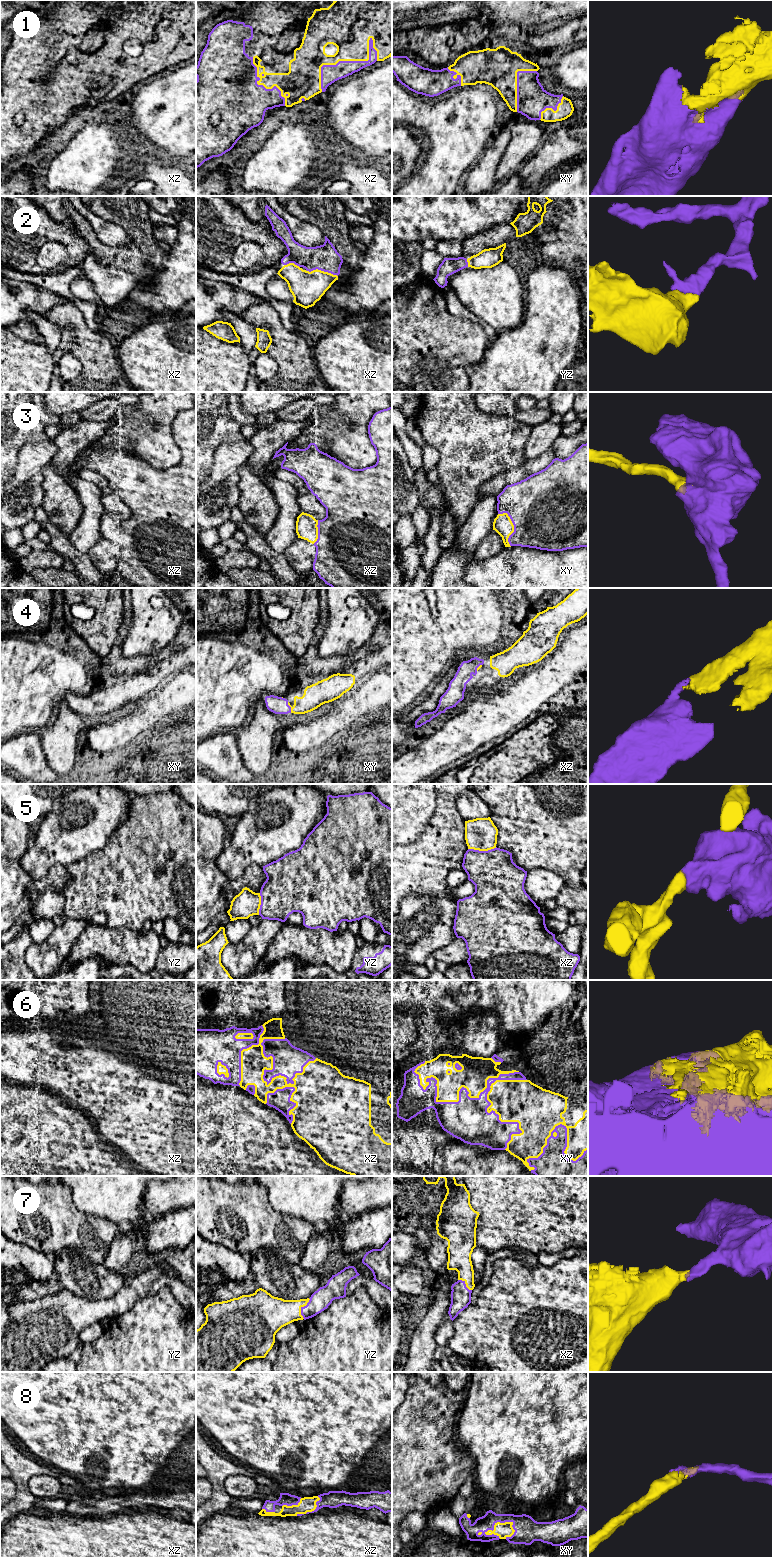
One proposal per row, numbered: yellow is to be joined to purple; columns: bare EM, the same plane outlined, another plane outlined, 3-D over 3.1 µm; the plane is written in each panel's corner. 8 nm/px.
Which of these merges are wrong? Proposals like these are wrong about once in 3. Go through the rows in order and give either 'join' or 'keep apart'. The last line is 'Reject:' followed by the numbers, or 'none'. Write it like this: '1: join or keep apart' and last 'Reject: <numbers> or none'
1: join
2: join
3: join
4: join
5: keep apart
6: join
7: join
8: join
Reject: 5

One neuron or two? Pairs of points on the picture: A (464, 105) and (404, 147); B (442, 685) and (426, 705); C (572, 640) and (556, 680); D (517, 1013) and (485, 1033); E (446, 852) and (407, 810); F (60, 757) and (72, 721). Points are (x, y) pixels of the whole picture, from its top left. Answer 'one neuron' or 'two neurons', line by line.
A: two neurons
B: one neuron
C: one neuron
D: two neurons
E: two neurons
F: one neuron

